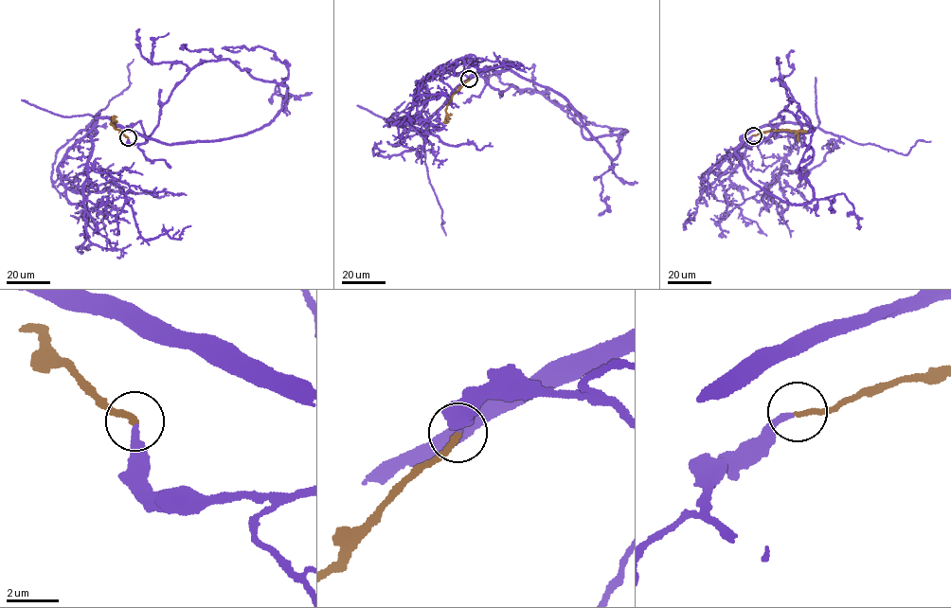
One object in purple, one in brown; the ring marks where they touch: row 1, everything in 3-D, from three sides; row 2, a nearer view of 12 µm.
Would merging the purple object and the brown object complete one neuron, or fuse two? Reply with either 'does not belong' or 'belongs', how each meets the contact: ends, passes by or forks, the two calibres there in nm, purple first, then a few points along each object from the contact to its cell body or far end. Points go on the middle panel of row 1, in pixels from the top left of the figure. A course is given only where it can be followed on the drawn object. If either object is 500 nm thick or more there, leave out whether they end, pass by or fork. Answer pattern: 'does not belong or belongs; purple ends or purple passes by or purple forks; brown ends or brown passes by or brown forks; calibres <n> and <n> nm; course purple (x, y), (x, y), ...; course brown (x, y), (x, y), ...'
belongs; purple ends; brown ends; calibres 260 and 220 nm; course purple (469, 79), (539, 92), (616, 159), (511, 70), (424, 122), (428, 79), (529, 69); course brown (469, 79), (452, 96), (445, 109), (447, 120), (443, 122)

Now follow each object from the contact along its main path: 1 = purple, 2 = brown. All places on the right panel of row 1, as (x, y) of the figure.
1: (753, 135), (795, 116), (812, 200), (749, 179), (735, 151), (767, 124), (811, 130), (731, 154), (690, 223)
2: (753, 135), (770, 130), (804, 132)

